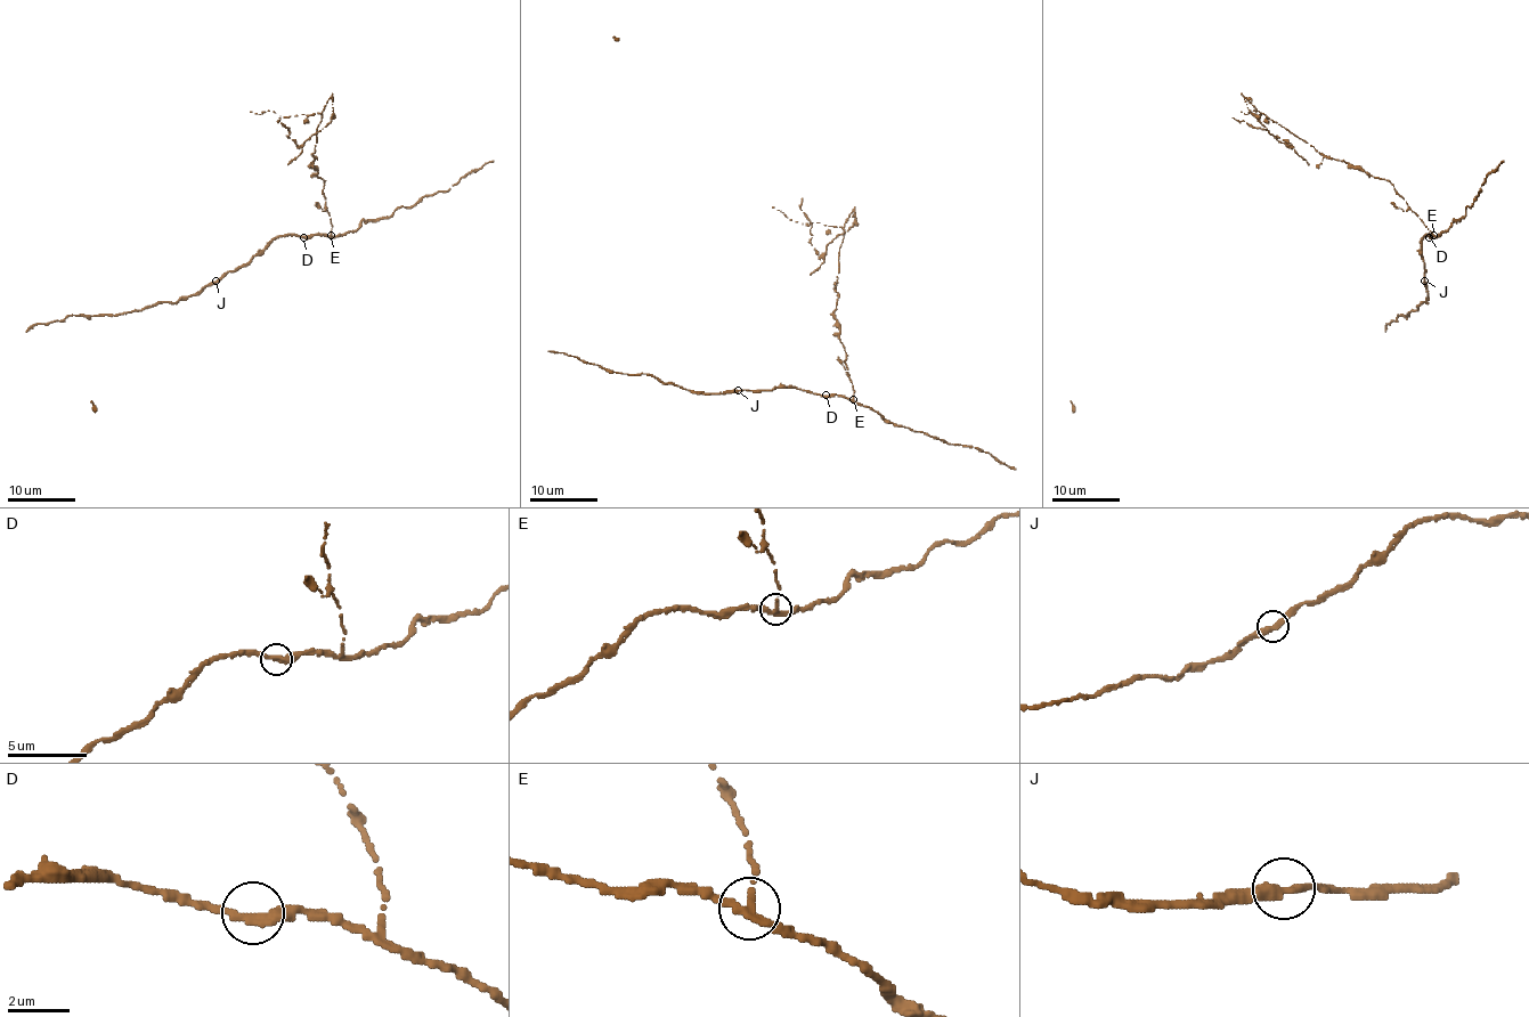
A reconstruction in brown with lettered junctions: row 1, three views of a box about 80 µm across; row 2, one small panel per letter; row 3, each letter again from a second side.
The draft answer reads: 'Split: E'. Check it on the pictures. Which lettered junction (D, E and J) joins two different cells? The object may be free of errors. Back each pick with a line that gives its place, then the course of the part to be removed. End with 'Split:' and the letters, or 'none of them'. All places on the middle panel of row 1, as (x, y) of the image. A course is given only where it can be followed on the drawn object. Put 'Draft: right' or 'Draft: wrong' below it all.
E: at (853, 399); foreign part runs (852, 400), (834, 311), (844, 224), (855, 216), (820, 254), (811, 242), (812, 224), (800, 209), (802, 198)
Split: E
Draft: right

